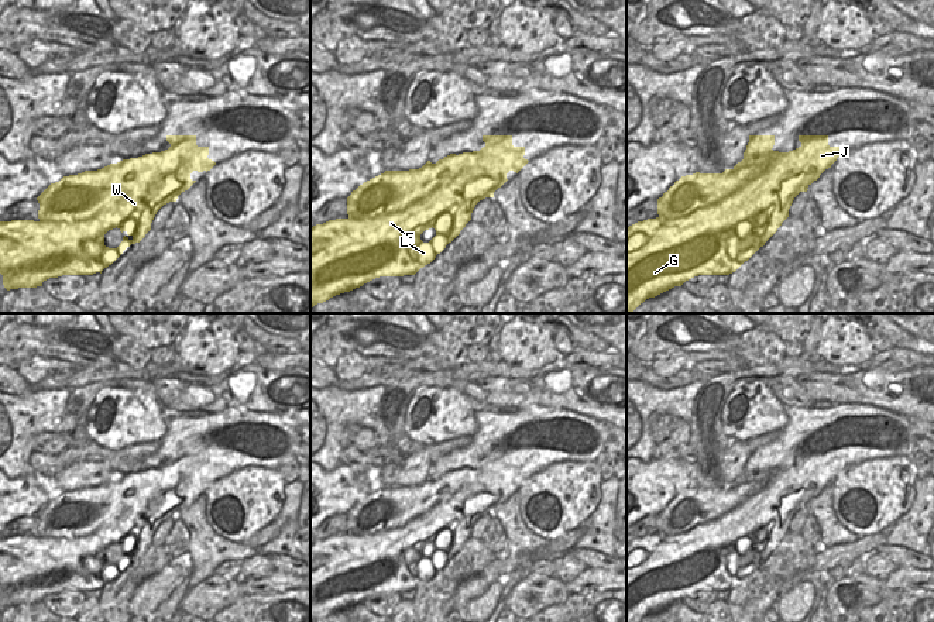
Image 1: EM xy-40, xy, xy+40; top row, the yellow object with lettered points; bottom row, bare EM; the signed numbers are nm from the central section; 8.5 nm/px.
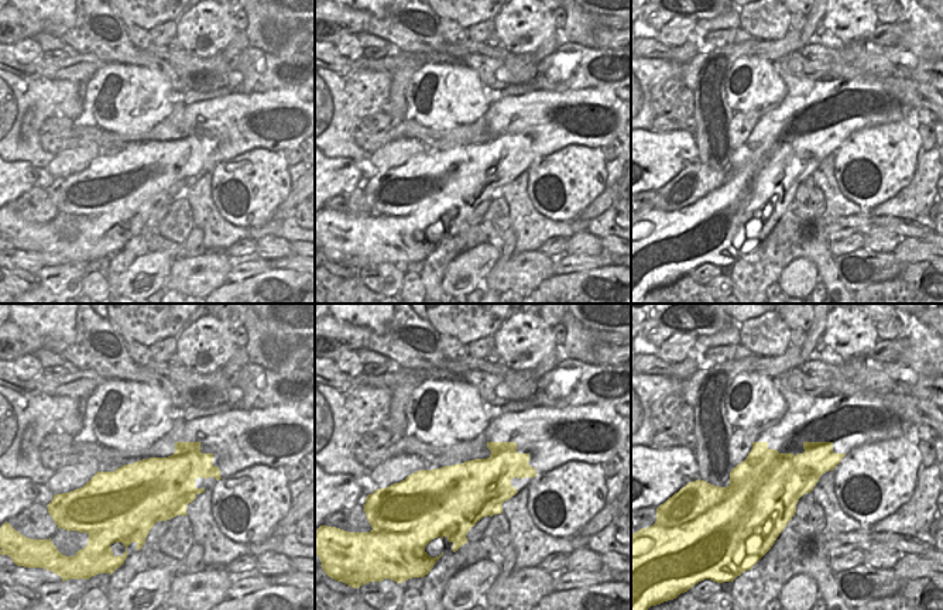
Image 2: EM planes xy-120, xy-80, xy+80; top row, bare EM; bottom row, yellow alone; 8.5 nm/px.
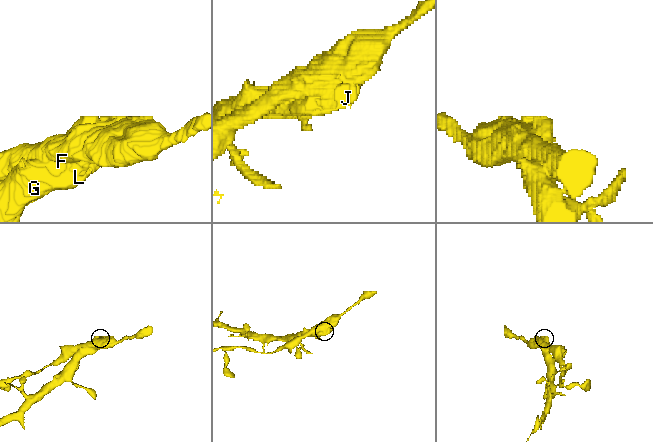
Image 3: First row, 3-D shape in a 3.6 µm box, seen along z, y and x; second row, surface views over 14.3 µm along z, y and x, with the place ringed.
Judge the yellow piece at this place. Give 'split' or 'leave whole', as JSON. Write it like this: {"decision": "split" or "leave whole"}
{"decision": "split"}

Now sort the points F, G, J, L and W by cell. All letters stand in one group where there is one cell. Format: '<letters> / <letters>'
F G L W / J

